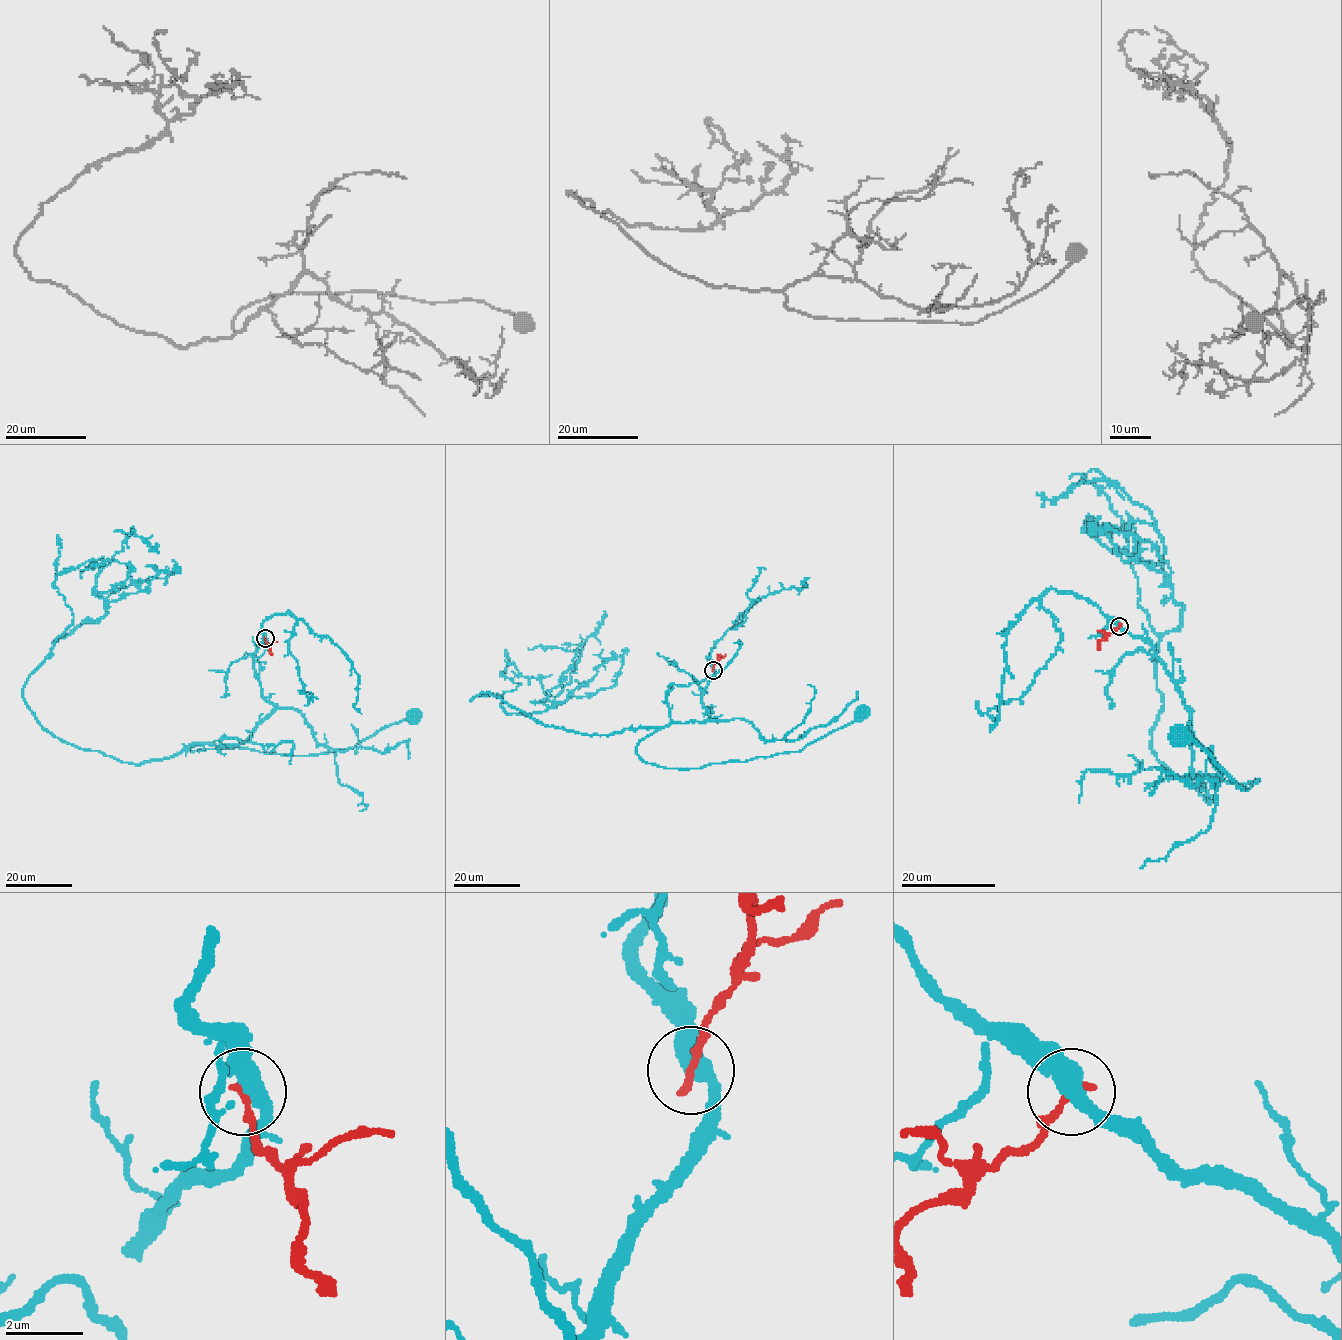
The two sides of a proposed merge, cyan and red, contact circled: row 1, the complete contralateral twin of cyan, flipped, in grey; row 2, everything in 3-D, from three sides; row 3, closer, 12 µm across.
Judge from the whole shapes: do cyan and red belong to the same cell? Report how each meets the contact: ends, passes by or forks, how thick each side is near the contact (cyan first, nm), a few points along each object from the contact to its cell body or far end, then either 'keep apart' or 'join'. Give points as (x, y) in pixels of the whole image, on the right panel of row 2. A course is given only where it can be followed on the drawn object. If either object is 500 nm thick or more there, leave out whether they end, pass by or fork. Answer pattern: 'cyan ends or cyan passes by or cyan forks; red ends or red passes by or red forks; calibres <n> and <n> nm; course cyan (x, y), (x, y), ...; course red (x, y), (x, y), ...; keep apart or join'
cyan passes by; red ends; calibres 440 and 240 nm; course cyan (1118, 625), (1152, 647), (1177, 685), (1190, 711), (1193, 774), (1258, 779), (1241, 788), (1179, 736); course red (1119, 625), (1098, 643), (1099, 650); keep apart

